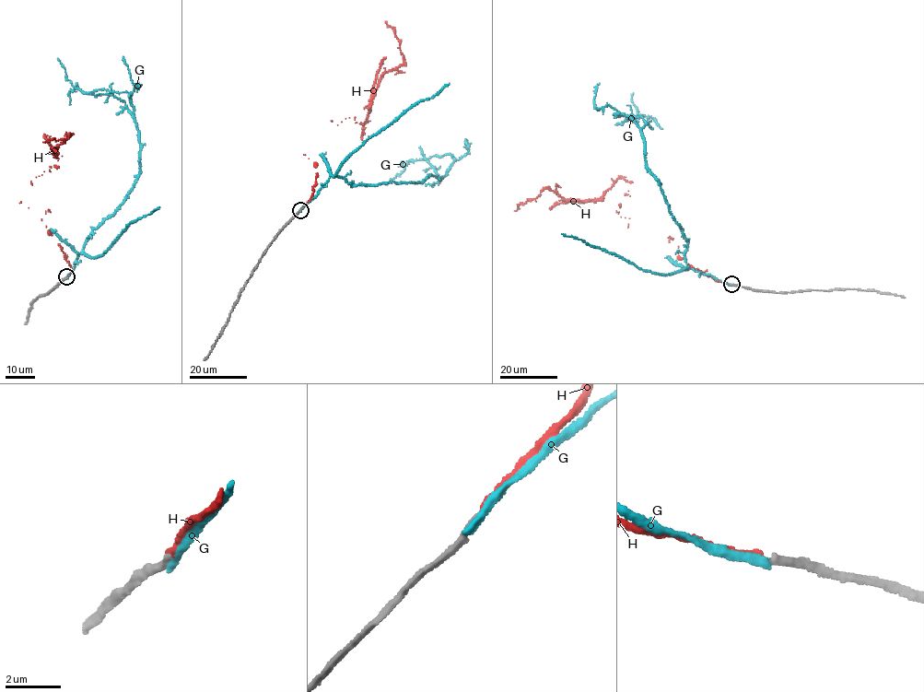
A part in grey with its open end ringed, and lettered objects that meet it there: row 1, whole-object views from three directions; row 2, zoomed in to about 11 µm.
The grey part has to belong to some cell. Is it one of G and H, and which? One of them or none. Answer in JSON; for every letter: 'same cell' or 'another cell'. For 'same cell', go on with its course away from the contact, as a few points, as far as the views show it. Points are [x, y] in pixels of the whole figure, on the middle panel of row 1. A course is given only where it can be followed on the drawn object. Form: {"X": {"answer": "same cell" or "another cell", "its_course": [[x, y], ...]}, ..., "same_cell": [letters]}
{"G": {"answer": "another cell"}, "H": {"answer": "same cell", "its_course": [[300, 210], [331, 121], [368, 109], [380, 76], [403, 64], [385, 21]]}, "same_cell": ["H"]}

